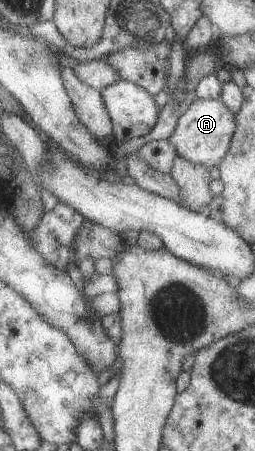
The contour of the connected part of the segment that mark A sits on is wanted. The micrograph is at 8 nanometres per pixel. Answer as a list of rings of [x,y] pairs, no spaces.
[[[195,97],[187,107],[183,108],[167,141],[179,157],[189,163],[204,165],[210,169],[213,165],[218,165],[230,146],[230,139],[236,126],[234,115],[220,100],[202,100]]]

